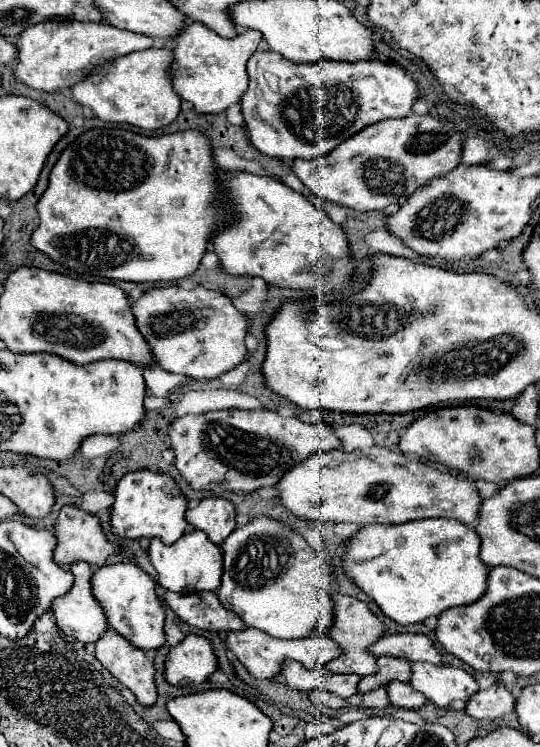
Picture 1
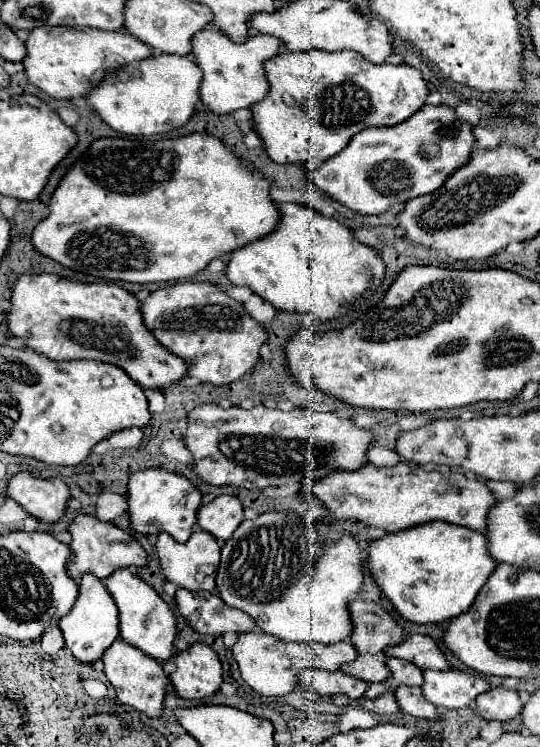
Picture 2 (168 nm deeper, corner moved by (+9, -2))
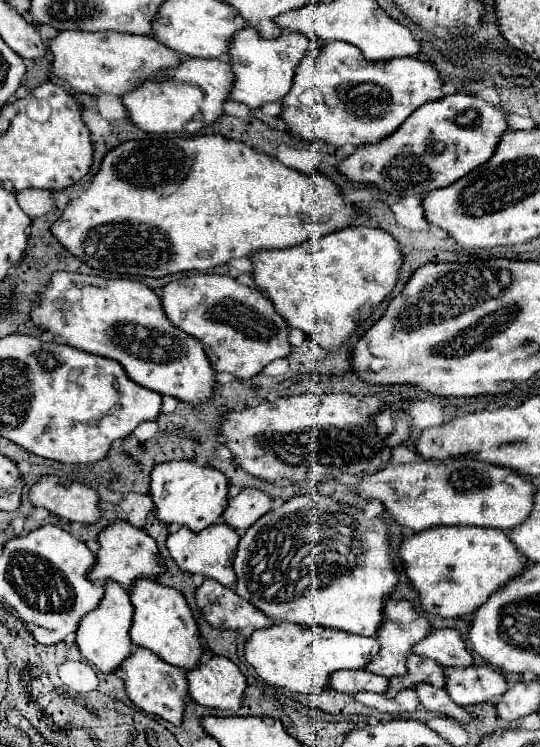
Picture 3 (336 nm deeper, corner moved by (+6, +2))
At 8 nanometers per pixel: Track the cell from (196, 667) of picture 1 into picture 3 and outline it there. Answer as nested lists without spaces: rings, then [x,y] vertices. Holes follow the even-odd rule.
[[[211,657],[197,669],[187,671],[189,695],[203,707],[237,711],[243,705],[243,693],[247,687],[245,675],[239,667],[225,657]]]

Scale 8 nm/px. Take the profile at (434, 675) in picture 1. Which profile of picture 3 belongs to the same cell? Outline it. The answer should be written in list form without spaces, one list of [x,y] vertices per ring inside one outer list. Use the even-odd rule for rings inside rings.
[[[471,665],[463,669],[445,669],[447,693],[461,707],[471,707],[475,703],[485,703],[499,699],[507,691],[505,675],[489,665]]]

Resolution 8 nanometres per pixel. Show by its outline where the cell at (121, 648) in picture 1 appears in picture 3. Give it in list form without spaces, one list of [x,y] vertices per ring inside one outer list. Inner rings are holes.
[[[137,647],[137,651],[121,665],[121,669],[127,675],[125,689],[127,689],[127,695],[133,705],[137,705],[139,709],[143,709],[149,715],[157,715],[173,725],[181,725],[187,695],[189,695],[187,675],[183,669],[159,659],[153,651],[143,649],[143,647]]]

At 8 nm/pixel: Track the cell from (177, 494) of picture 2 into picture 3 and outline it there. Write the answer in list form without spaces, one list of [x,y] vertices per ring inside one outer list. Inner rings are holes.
[[[167,461],[151,471],[151,497],[155,501],[157,519],[167,525],[185,525],[191,531],[201,531],[215,525],[229,501],[229,479],[215,467],[197,465],[193,461]]]

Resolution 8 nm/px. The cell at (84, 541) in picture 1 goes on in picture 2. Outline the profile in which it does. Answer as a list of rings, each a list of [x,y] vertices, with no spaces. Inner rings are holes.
[[[80,513],[72,519],[72,523],[68,525],[68,531],[72,535],[72,541],[68,545],[72,551],[72,559],[68,563],[68,575],[74,581],[78,581],[80,575],[84,575],[84,573],[92,573],[98,579],[106,579],[114,569],[122,569],[122,567],[130,567],[130,565],[142,567],[148,563],[146,551],[138,545],[138,541],[112,523],[104,523],[92,515]]]

